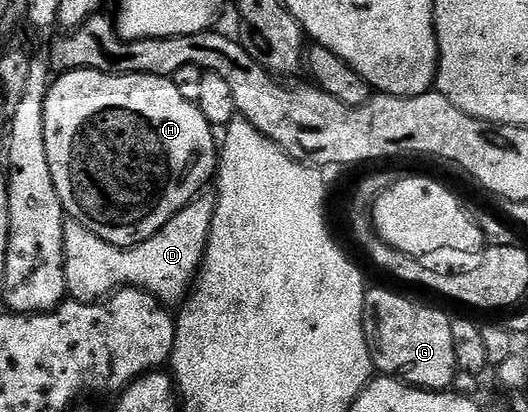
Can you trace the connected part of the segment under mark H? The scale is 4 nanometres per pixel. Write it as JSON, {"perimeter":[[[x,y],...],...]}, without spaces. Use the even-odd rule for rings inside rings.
{"perimeter":[[[76,68],[73,72],[61,72],[51,81],[46,98],[46,158],[50,158],[50,174],[54,174],[54,186],[58,190],[58,198],[62,202],[65,213],[75,223],[86,226],[98,238],[119,248],[130,248],[149,240],[174,214],[178,214],[191,200],[205,191],[204,188],[213,183],[218,171],[218,136],[210,122],[202,114],[202,110],[194,102],[186,102],[178,86],[166,76],[111,76],[94,70]]]}

